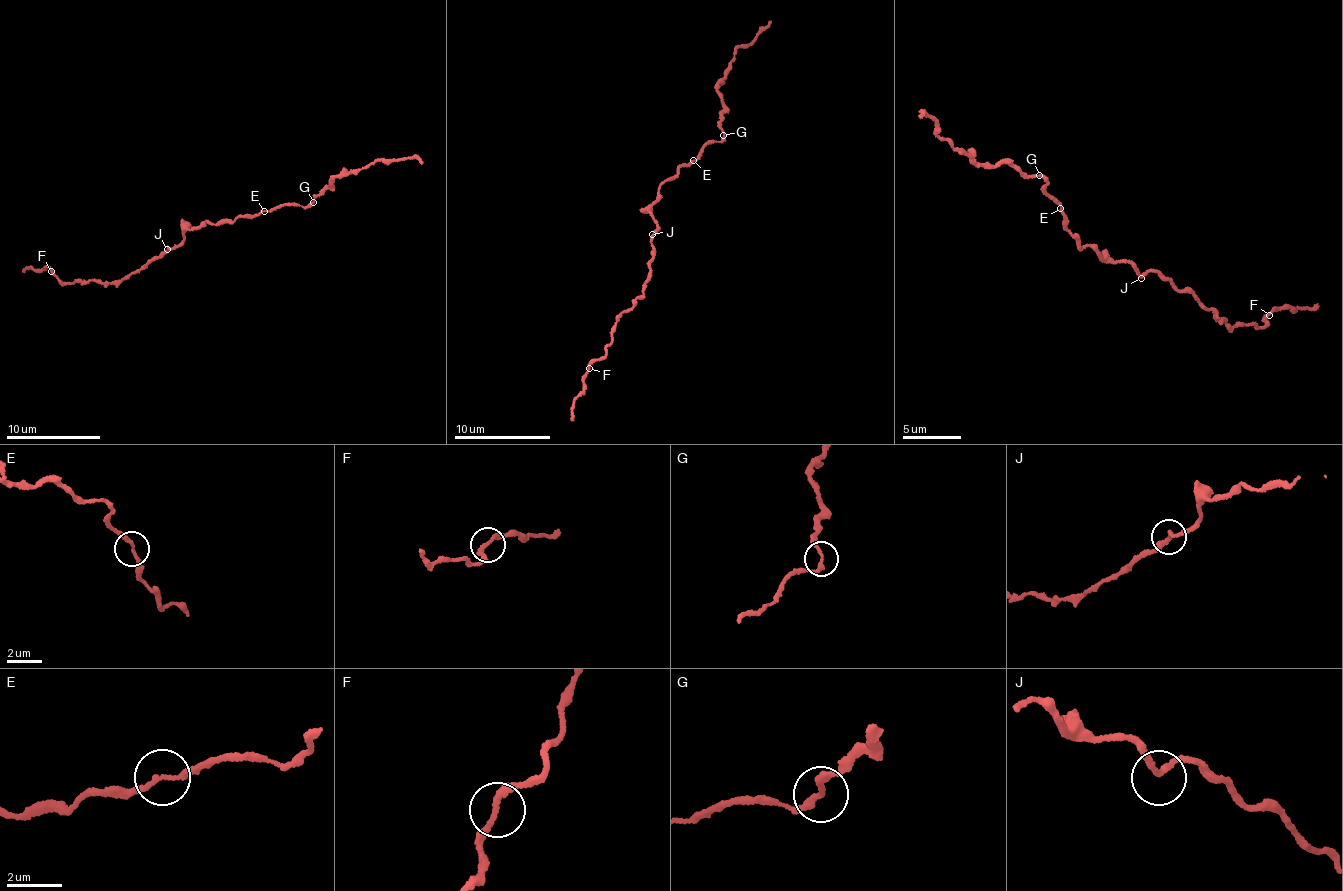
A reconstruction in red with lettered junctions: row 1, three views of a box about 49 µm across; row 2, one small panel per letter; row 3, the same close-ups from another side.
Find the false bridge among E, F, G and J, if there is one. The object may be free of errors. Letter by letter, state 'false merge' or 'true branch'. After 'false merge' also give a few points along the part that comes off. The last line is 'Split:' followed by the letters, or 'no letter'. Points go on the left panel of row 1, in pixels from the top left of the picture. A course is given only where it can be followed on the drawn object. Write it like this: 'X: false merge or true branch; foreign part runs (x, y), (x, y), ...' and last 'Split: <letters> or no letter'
E: true branch
F: true branch
G: true branch
J: true branch
Split: no letter

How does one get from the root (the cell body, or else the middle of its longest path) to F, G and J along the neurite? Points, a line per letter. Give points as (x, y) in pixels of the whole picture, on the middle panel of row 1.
F: (659, 199), (652, 209), (657, 229), (651, 241), (650, 278), (643, 295), (616, 322), (604, 354), (589, 368)
G: (659, 199), (661, 184), (678, 172), (678, 168), (697, 159), (701, 148), (722, 140), (724, 135)
J: (659, 199), (652, 209), (652, 219), (657, 229), (652, 234)

